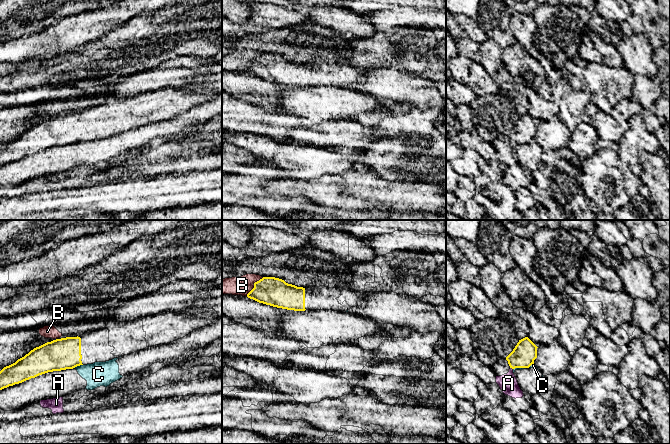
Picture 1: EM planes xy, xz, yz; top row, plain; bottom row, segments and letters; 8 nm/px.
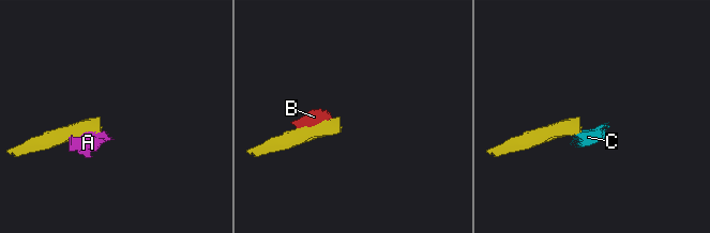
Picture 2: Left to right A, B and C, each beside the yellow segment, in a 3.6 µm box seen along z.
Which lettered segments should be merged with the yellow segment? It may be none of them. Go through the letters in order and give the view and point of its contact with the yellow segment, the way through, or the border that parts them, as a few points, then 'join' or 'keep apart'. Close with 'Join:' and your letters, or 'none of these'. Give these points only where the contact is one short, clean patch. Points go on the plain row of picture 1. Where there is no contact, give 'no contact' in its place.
A: meets yellow in yz at (511, 143); keep apart
B: meets yellow in xz at (254, 61); keep apart
C: meets yellow in xy at (78, 141); border along xy (82, 140), (74, 143); keep apart
Join: none of these

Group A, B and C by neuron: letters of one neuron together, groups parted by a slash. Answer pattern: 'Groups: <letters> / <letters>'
Groups: A / B / C

